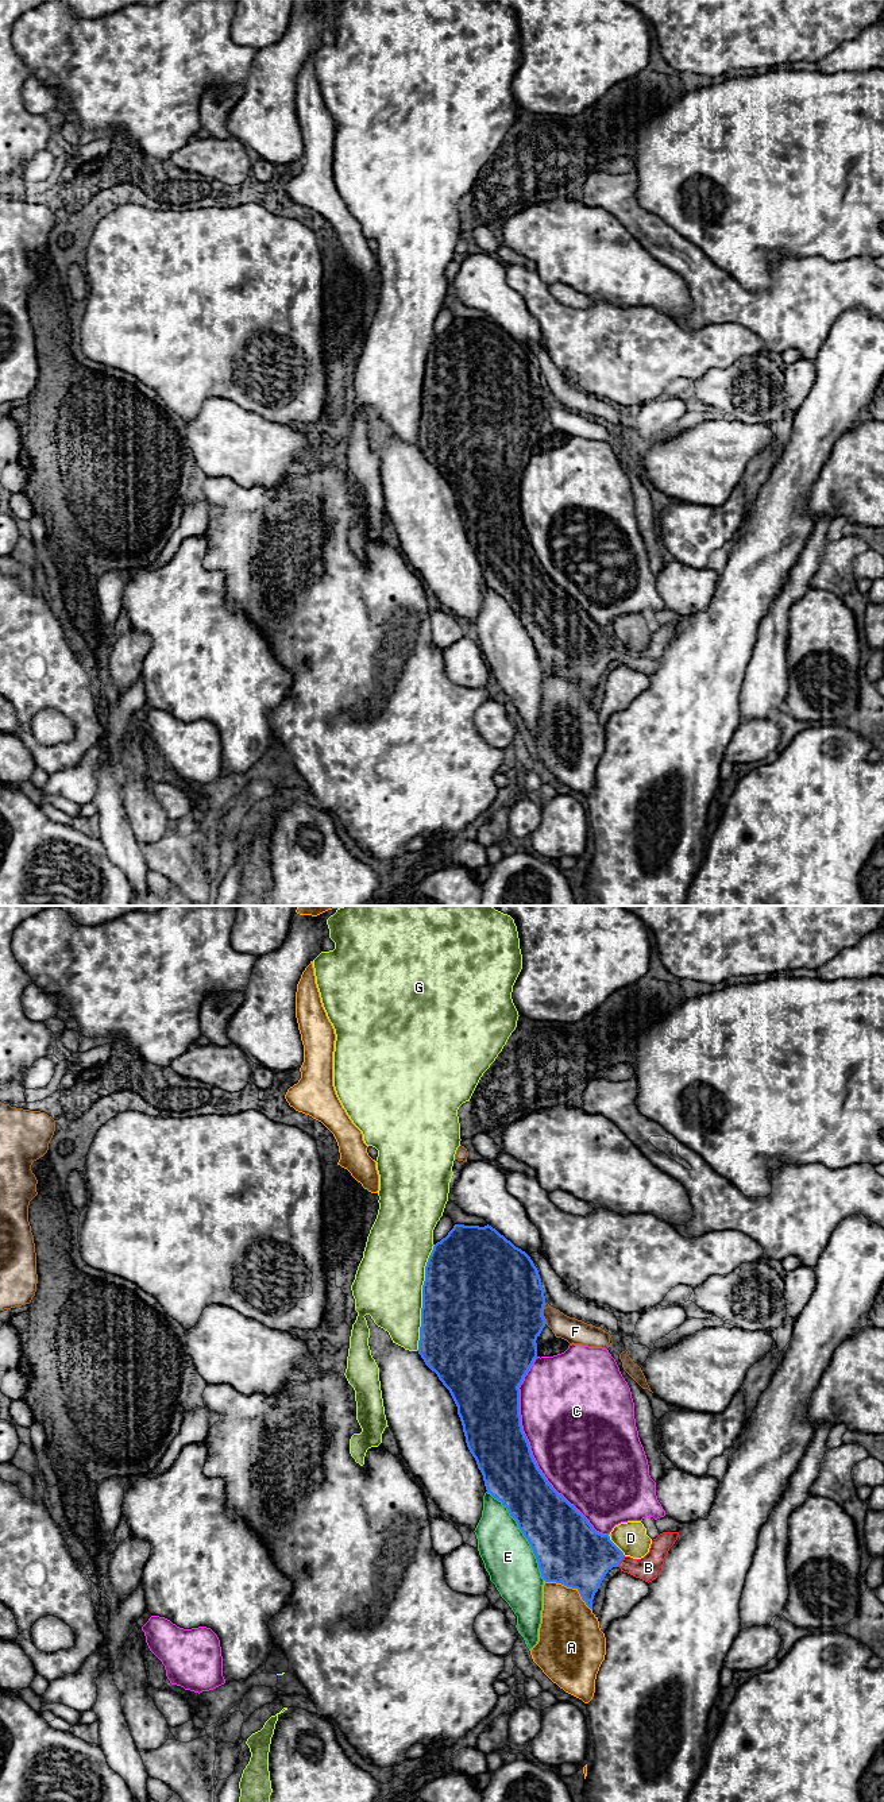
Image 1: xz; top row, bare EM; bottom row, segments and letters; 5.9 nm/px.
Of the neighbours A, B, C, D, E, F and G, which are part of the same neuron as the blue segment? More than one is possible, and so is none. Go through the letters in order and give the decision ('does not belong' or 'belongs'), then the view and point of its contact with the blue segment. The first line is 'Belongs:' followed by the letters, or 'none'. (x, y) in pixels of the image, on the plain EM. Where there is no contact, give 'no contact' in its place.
Belongs: B
A: does not belong; meets blue in xz at (570, 679)
B: belongs; meets blue in xz at (621, 652)
C: does not belong; meets blue in xz at (529, 543)
D: does not belong; meets blue in xz at (616, 639)
E: does not belong; meets blue in xz at (522, 625)
F: does not belong; meets blue in xz at (541, 406)
G: does not belong; meets blue in xz at (423, 390)

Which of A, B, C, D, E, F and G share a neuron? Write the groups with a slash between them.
A / B / C / D / E / F / G

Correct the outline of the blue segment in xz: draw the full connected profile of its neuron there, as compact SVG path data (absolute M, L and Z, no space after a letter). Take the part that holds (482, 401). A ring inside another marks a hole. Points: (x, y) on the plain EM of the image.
M455 317L448 328L433 339L425 359L417 444L449 483L458 499L467 540L483 568L486 583L501 594L517 614L533 643L543 672L576 682L586 698L592 702L594 688L613 660L619 660L621 664L648 676L656 672L679 625L660 626L641 652L625 649L609 628L597 625L588 613L552 580L538 562L522 524L518 481L537 451L536 433L547 417L543 409L544 398L545 389L538 363L525 344L489 317Z

